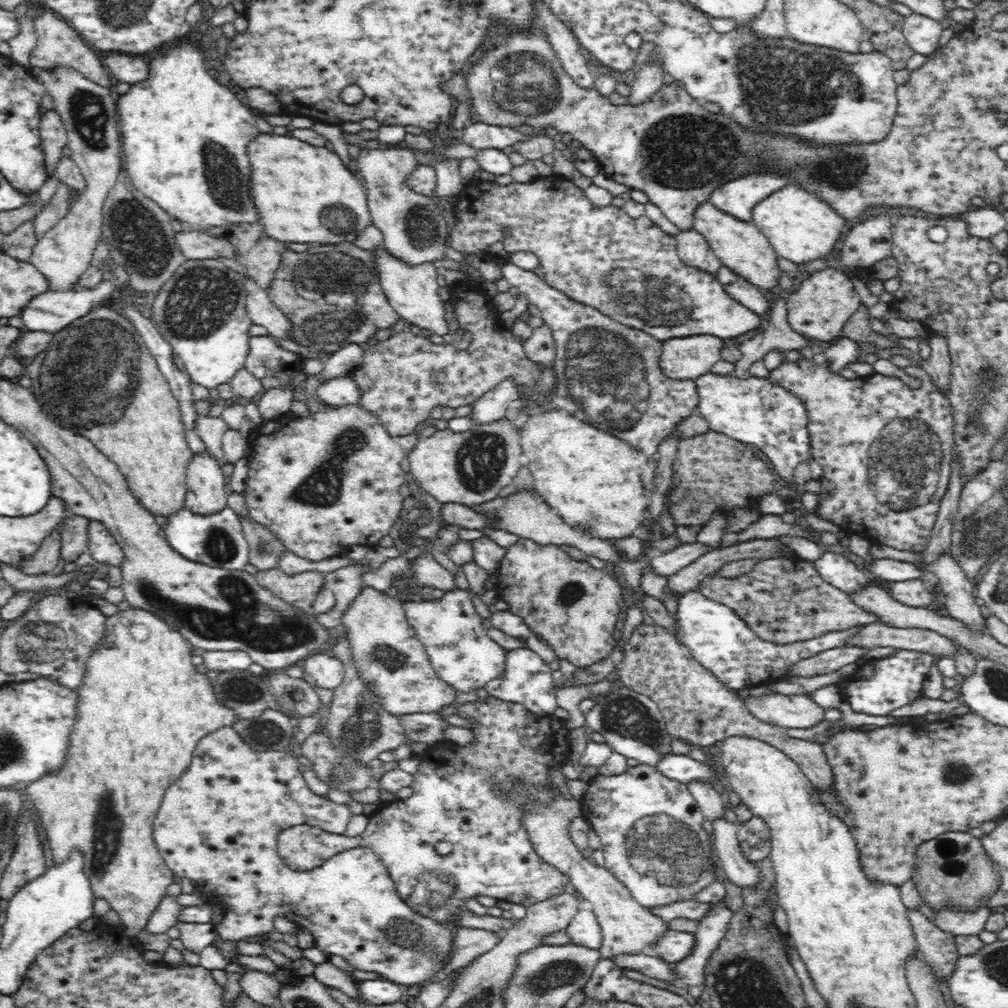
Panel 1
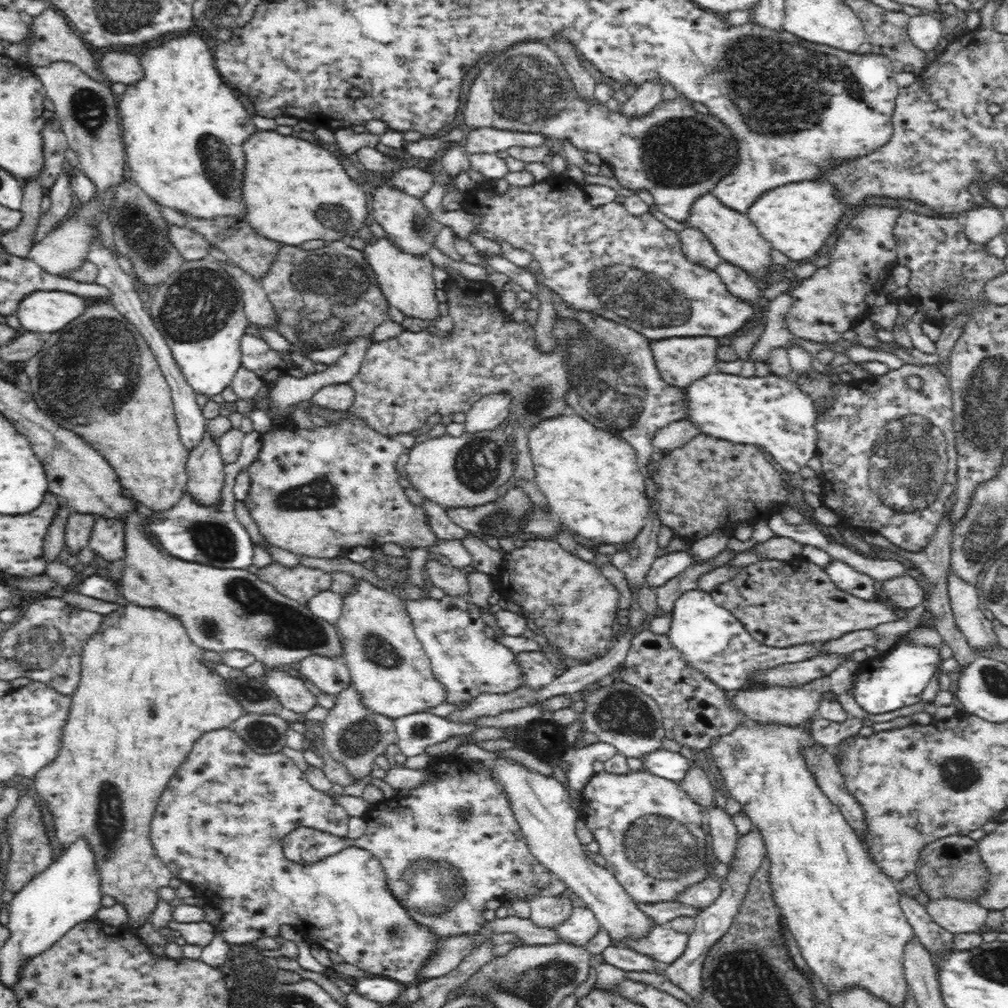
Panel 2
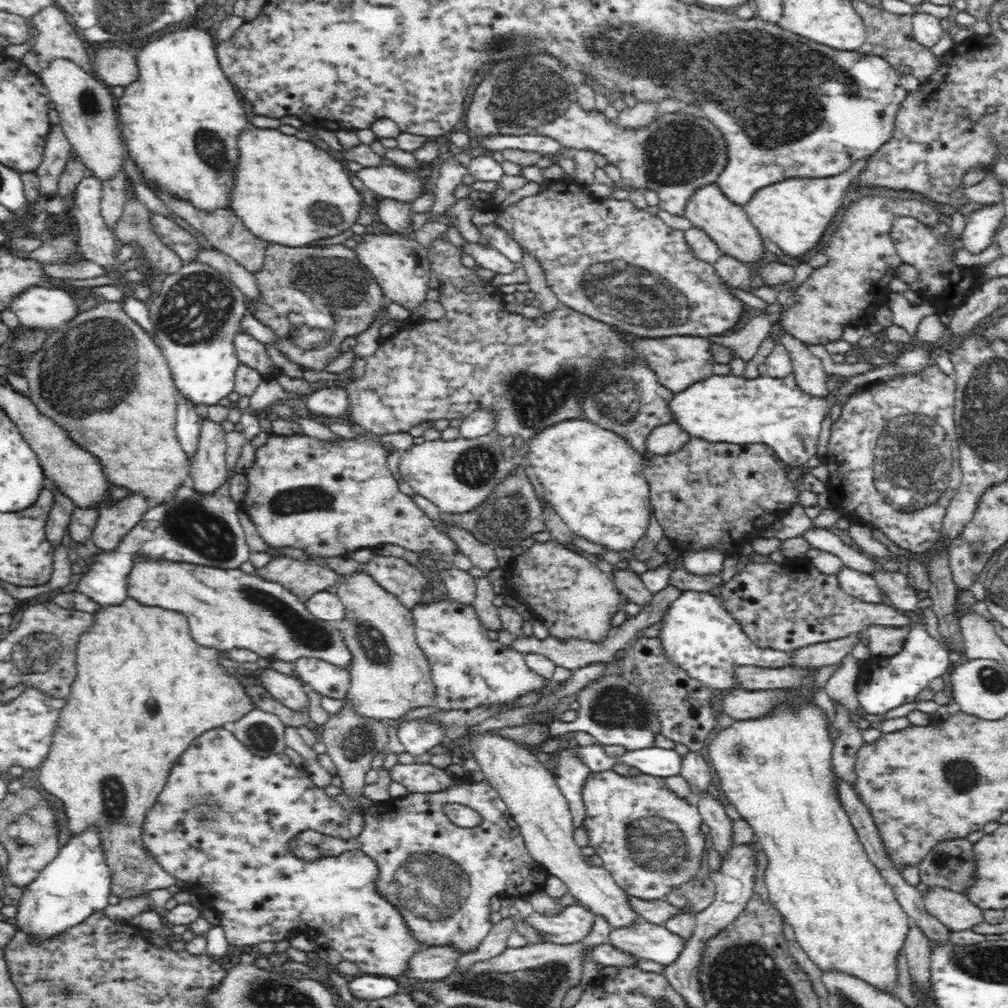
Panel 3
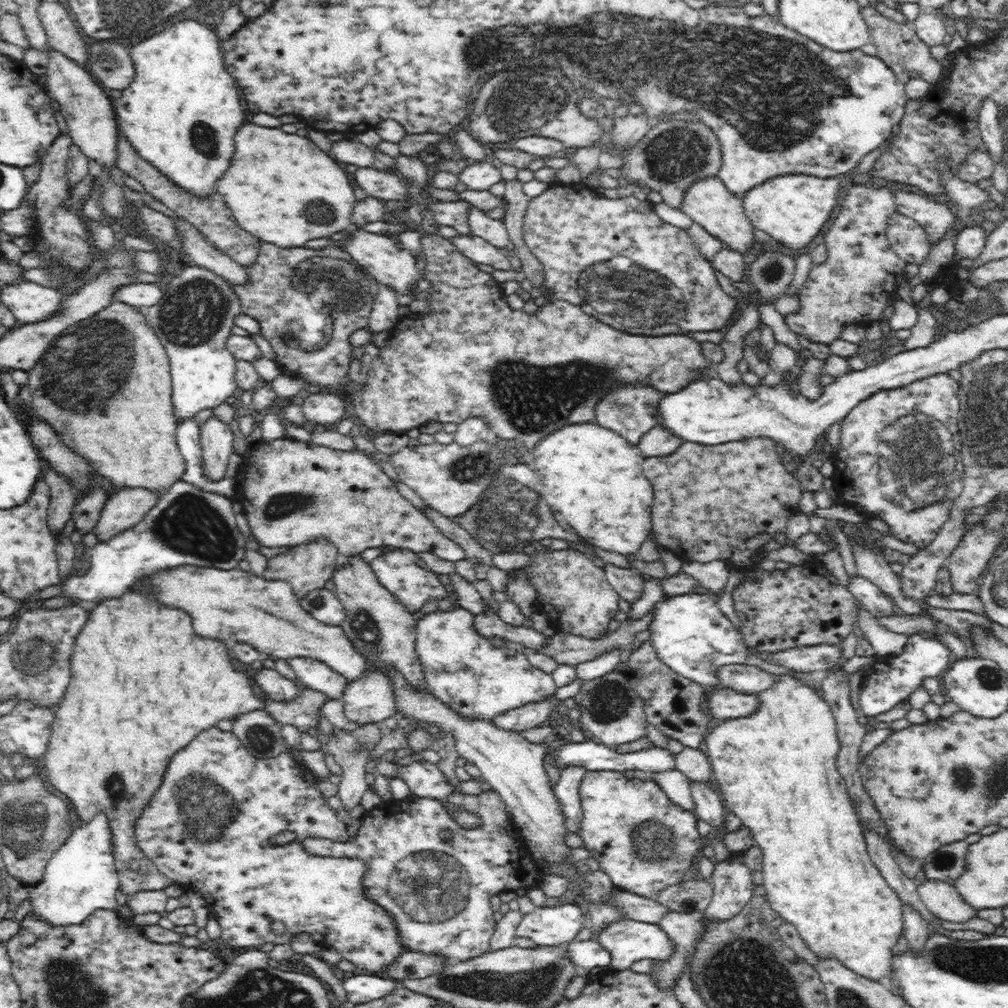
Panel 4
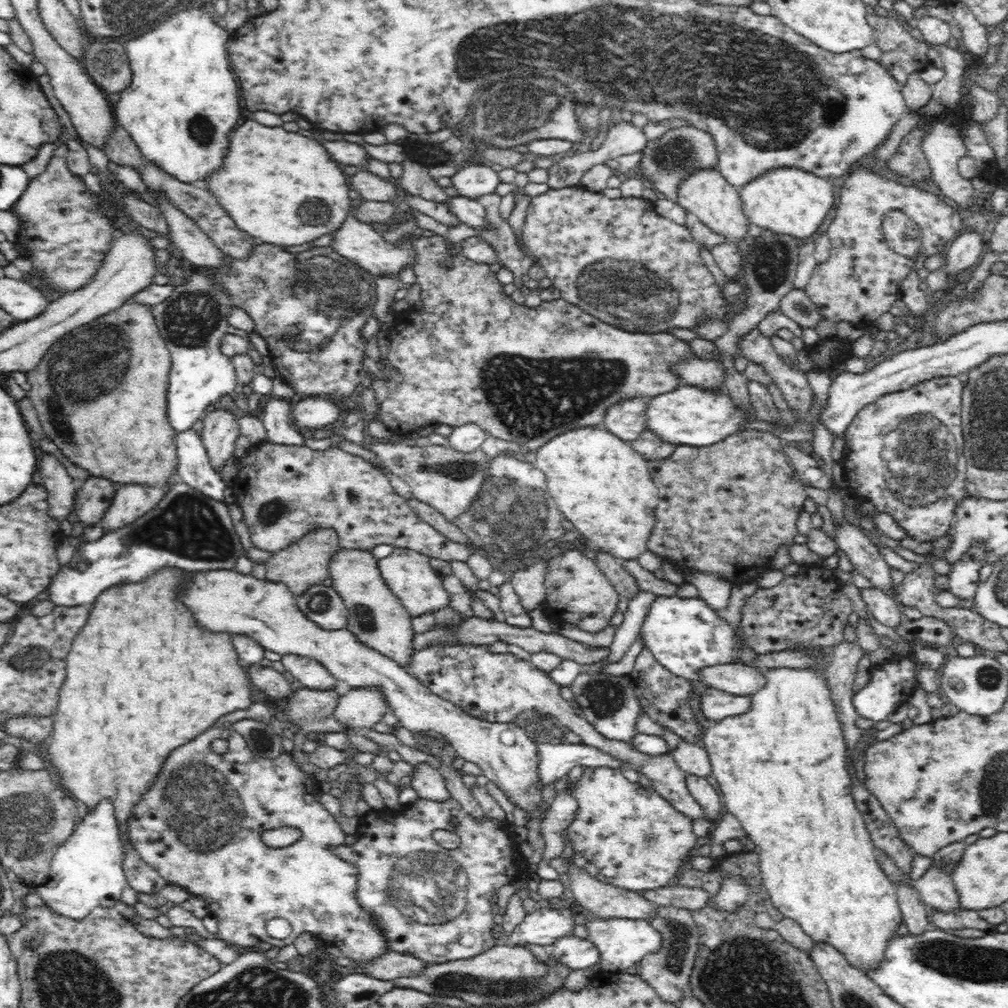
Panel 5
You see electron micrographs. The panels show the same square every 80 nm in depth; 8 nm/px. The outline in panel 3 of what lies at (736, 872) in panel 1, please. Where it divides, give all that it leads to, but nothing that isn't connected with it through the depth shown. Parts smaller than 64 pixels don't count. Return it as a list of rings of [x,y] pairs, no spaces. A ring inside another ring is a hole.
[[[710,793],[702,795],[702,798],[694,800],[702,820],[710,828],[711,844],[716,852],[724,858],[729,848],[734,846],[733,820],[727,815],[723,803],[714,799]]]

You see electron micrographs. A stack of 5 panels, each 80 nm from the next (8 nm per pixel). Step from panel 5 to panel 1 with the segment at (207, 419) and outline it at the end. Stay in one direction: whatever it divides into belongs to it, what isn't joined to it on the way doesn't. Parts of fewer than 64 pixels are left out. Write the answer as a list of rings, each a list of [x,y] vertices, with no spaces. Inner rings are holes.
[[[194,454],[187,466],[185,508],[194,514],[214,514],[226,508],[226,476],[212,455]]]

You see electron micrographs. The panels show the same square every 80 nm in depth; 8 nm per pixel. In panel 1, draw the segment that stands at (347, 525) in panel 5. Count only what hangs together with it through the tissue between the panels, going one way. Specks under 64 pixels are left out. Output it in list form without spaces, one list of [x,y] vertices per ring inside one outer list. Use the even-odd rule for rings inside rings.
[[[313,393],[306,395],[304,400],[308,415],[297,416],[289,422],[282,422],[278,419],[272,421],[262,421],[246,437],[248,441],[248,480],[246,480],[246,488],[244,488],[245,505],[250,517],[260,525],[266,527],[266,530],[272,531],[281,544],[294,555],[308,559],[310,561],[321,561],[328,559],[328,556],[339,556],[338,546],[348,548],[350,544],[354,545],[376,545],[382,536],[386,536],[394,524],[394,520],[400,514],[402,508],[402,494],[400,494],[400,485],[406,482],[406,456],[402,446],[396,442],[394,436],[390,436],[387,430],[383,428],[381,422],[378,421],[375,414],[371,414],[369,410],[362,408],[361,404],[349,404],[344,406],[332,406],[319,400]]]

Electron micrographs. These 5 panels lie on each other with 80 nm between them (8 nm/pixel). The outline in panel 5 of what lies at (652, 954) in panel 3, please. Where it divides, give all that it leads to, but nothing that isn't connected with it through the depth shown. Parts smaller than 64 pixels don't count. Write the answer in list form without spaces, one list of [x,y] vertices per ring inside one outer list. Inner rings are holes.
[[[626,917],[591,918],[585,922],[589,930],[589,939],[599,950],[604,971],[618,974],[630,966],[639,963],[647,954],[655,953],[661,947],[663,938],[648,921],[627,919]]]

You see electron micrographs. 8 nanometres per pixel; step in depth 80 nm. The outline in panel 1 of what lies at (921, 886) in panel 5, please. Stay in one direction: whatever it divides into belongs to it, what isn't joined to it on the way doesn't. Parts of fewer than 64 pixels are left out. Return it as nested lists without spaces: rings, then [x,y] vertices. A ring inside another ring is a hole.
[[[988,907],[972,912],[942,909],[935,912],[936,918],[933,923],[940,930],[952,933],[954,936],[978,935],[985,930],[984,924],[992,911]]]

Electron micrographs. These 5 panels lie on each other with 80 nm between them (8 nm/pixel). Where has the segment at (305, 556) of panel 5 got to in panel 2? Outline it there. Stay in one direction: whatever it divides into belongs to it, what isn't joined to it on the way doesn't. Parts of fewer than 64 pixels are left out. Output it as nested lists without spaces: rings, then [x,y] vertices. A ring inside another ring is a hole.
[[[274,563],[259,569],[256,576],[261,582],[269,583],[282,595],[304,606],[307,606],[316,594],[329,590],[333,582],[331,573],[303,565],[298,568],[284,568]]]

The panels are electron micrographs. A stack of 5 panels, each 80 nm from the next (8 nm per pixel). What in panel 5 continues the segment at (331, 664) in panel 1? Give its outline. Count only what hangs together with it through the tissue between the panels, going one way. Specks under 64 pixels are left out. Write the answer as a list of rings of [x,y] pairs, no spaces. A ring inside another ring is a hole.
[[[286,654],[281,662],[290,678],[298,679],[302,688],[314,690],[332,690],[336,688],[337,681],[331,672],[320,662],[312,658]]]

